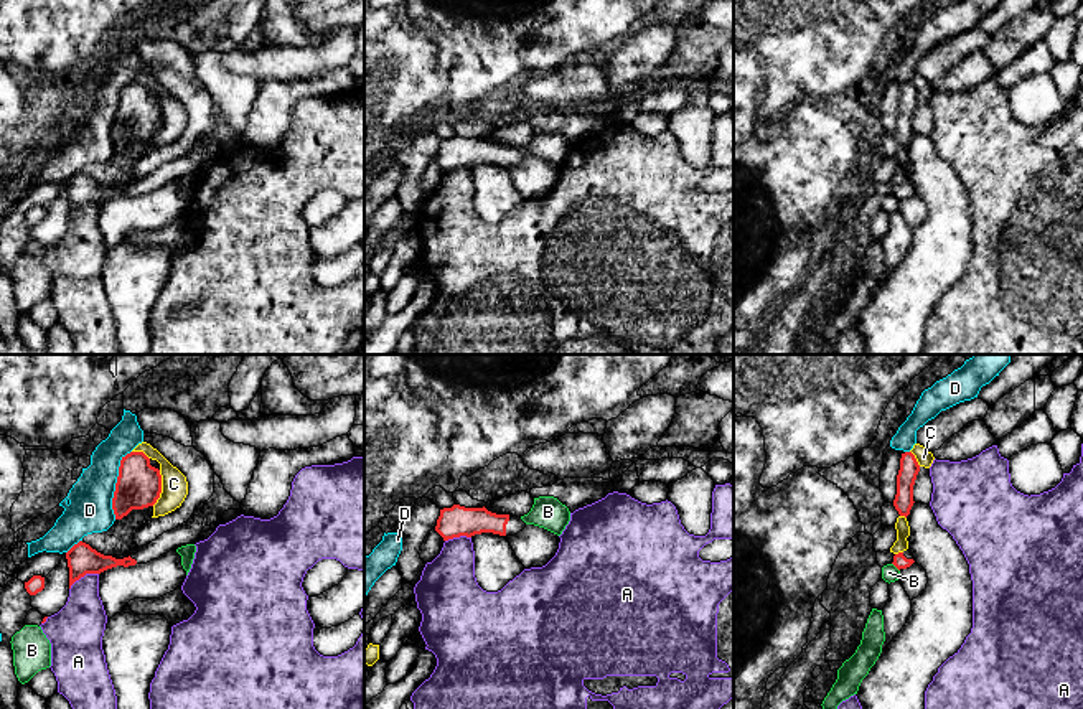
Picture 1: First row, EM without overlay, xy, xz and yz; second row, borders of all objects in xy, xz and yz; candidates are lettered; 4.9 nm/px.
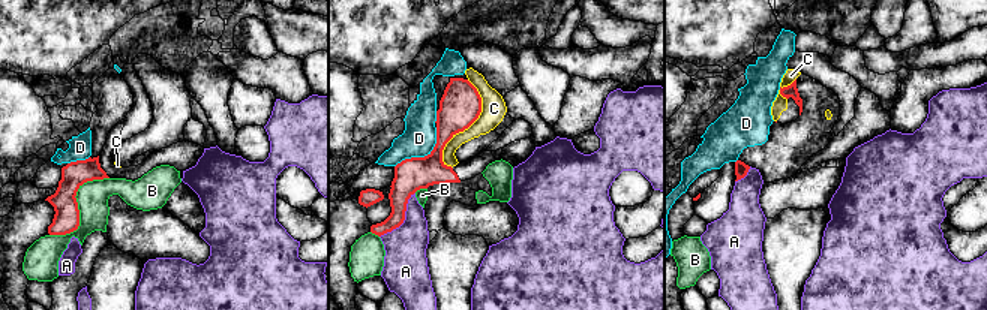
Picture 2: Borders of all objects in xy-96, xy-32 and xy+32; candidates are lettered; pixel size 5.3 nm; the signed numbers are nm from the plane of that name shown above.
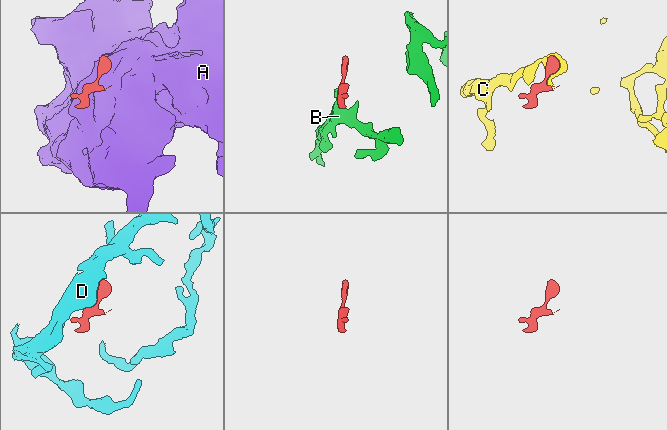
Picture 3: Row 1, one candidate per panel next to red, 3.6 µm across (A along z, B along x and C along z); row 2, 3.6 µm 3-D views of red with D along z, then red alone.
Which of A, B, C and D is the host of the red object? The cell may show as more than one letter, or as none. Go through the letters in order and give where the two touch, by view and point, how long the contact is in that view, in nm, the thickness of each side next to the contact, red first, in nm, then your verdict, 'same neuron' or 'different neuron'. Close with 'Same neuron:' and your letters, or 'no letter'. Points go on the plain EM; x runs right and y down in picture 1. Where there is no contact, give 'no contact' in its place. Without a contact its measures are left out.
A: meets red in xy at (83, 206); contact 170 nm long; 150 nm thick on the red side, 240 nm on the other; different neuron
B: meets red in yz at (895, 197); contact 60 nm long; 70 nm thick on the red side, 80 nm on the other; different neuron
C: meets red in xy at (160, 119); contact 180 nm long; 220 nm thick on the red side, 130 nm on the other; different neuron
D: meets red in xy at (116, 116); contact 340 nm long; 220 nm thick on the red side, 220 nm on the other; different neuron
Same neuron: no letter

